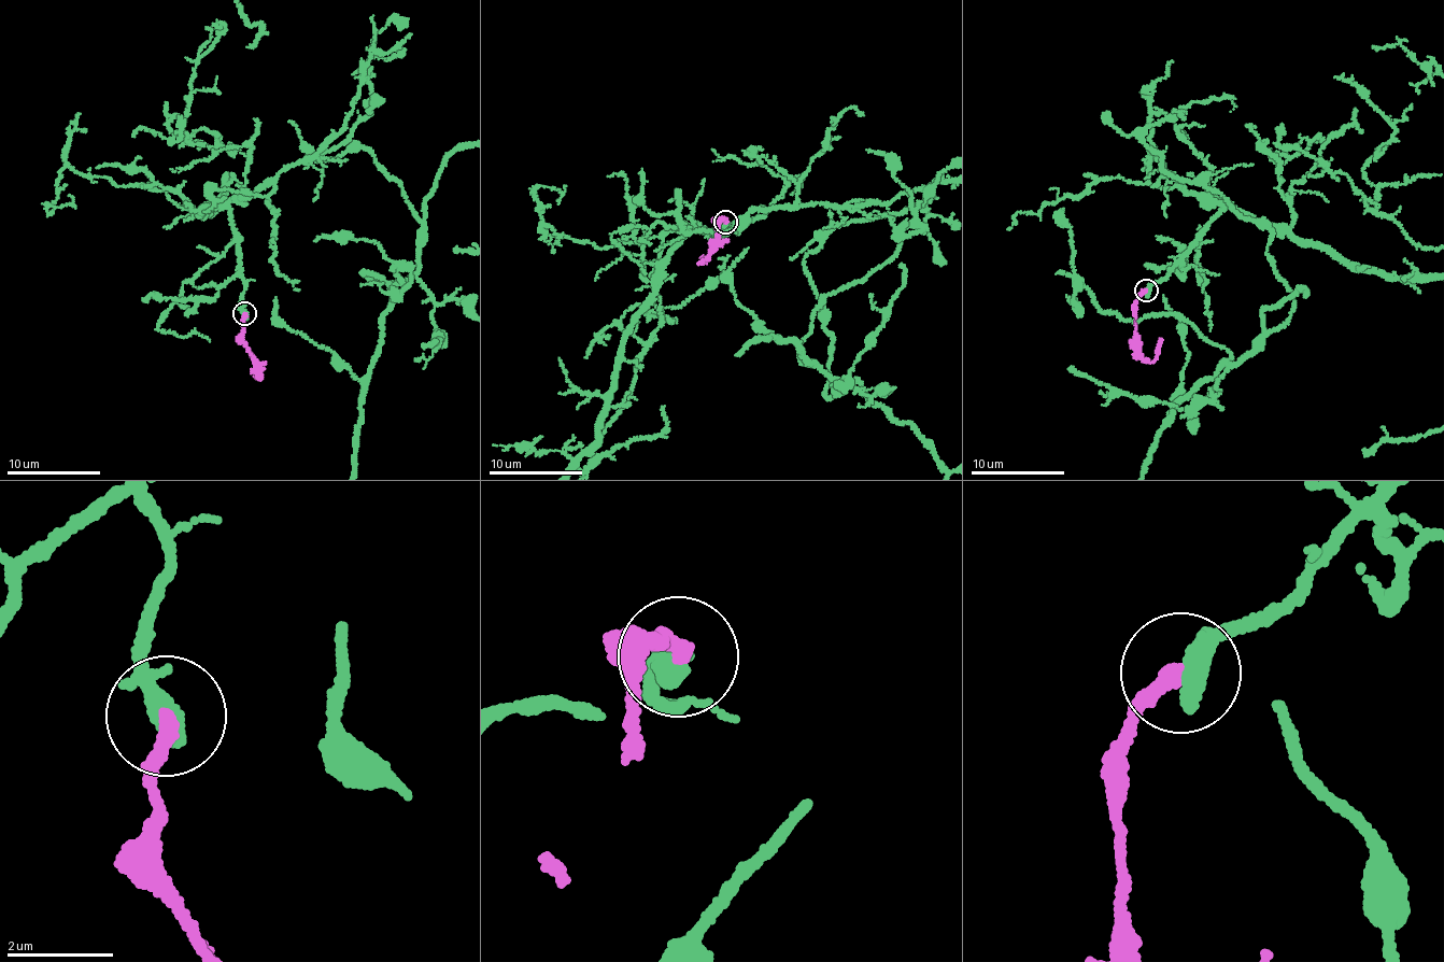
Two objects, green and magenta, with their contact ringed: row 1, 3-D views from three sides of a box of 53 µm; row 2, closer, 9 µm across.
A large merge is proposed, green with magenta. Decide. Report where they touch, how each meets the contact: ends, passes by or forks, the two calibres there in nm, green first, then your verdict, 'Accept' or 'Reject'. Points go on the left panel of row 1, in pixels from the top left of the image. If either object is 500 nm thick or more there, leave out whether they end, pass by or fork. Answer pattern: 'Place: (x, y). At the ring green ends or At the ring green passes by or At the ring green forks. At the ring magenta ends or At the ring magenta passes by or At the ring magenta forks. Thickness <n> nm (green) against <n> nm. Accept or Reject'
Place: (244, 313). At the ring green ends. At the ring magenta ends. Thickness 480 nm (green) against 300 nm. Reject

